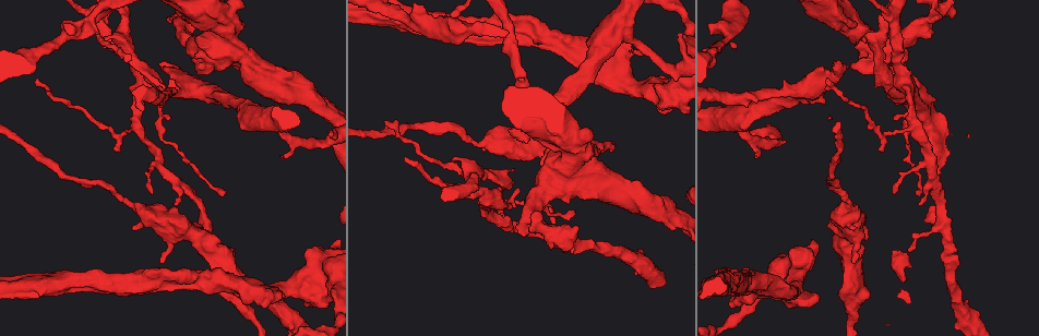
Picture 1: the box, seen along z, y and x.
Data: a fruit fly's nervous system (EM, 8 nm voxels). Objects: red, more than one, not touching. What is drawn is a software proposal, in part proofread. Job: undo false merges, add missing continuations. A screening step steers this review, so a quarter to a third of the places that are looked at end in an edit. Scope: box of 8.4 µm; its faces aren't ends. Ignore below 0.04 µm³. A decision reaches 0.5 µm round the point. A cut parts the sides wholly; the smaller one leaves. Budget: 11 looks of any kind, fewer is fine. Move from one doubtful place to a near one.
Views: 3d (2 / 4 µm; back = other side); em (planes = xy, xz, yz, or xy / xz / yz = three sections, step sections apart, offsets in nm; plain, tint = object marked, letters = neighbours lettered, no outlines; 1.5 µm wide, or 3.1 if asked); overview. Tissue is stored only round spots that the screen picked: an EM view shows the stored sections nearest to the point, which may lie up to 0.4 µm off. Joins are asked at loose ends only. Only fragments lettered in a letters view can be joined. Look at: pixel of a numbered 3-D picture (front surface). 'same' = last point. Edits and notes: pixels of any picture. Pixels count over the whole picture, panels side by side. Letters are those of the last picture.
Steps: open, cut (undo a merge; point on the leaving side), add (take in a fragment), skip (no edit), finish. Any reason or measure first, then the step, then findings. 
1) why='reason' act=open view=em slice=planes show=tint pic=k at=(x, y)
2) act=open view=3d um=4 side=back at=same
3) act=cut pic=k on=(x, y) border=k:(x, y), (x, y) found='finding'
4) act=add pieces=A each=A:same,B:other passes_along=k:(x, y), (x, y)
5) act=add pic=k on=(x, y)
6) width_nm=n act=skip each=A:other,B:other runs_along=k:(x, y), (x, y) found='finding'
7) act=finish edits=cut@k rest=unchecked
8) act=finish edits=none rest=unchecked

act=open view=em slice=xz step=8 show=letters pic=1 at=(162, 87)

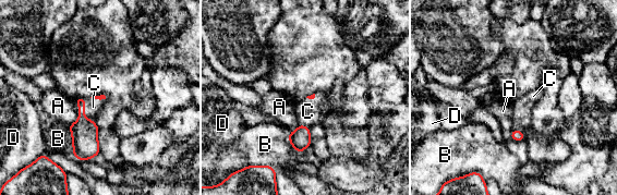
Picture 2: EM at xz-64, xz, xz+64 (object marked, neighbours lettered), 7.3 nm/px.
act=add pieces=C each=A:other,B:other,C:same,D:other passes_along=2:(84, 132), (83, 111), (93, 107) found='the neuron continues'

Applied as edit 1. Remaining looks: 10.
why='see it whole again' act=open view=overview

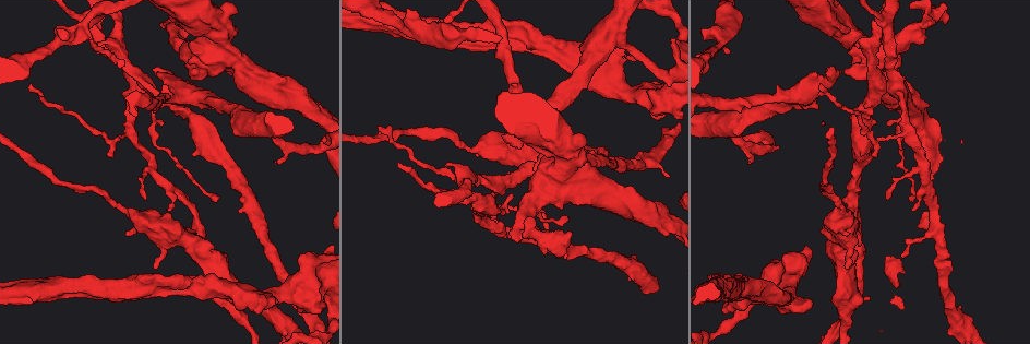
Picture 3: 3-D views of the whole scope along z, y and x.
why='an open end' act=open view=em slice=planes show=letters pic=3 at=(168, 21)

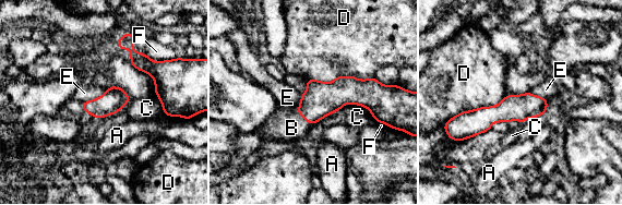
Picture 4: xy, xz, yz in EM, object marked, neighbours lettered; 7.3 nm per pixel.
act=add pieces=B each=A:other,B:same,C:other,D:other,E:other,F:other passes_along=4:(321, 99), (304, 119), (291, 128) found='the neuron continues'

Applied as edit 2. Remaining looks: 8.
act=open view=overview

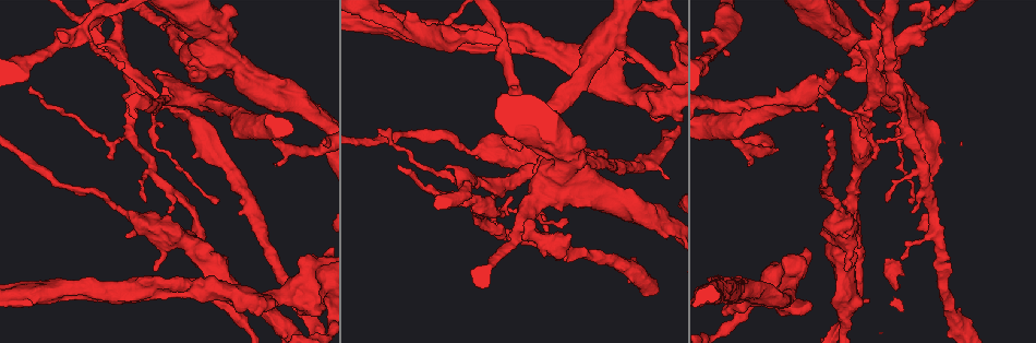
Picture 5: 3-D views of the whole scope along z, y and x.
why='branch stops here' act=open view=em slice=xz step=8 show=tint pic=5 at=(865, 301)

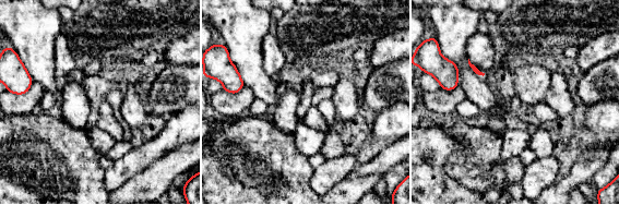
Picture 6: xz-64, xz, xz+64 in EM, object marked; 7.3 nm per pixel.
act=open view=em slice=planes show=letters at=same

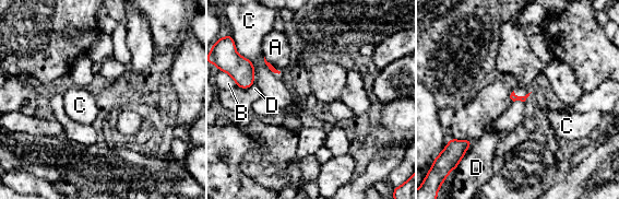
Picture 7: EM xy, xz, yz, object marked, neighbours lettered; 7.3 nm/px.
act=skip each=A:other,B:other,C:other,D:other border=7:(253, 83), (248, 88), (238, 88) found='no lettered fragment goes on from it'

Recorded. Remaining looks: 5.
why='closes a loop' act=open view=em slice=planes show=tint pic=5 at=(148, 277)

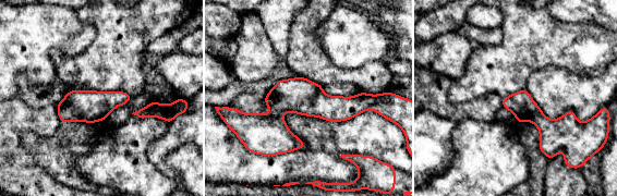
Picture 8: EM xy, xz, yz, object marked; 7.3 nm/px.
act=open view=em slice=planes show=letters at=same

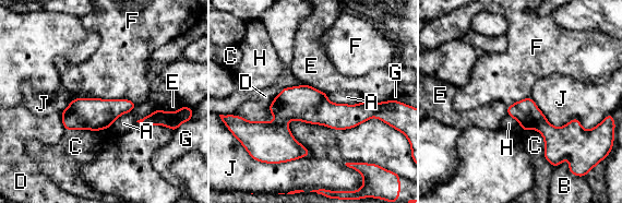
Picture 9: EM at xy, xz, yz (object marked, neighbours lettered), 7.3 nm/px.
act=skip each=A:other,B:other,C:other,D:other,E:other,F:other,G:other,H:other,J:other border=9:(74, 97), (130, 99), (136, 105) found='continuous, no second neuron'

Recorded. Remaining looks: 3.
act=finish edits=add@2,add@4 rest=unchecked

